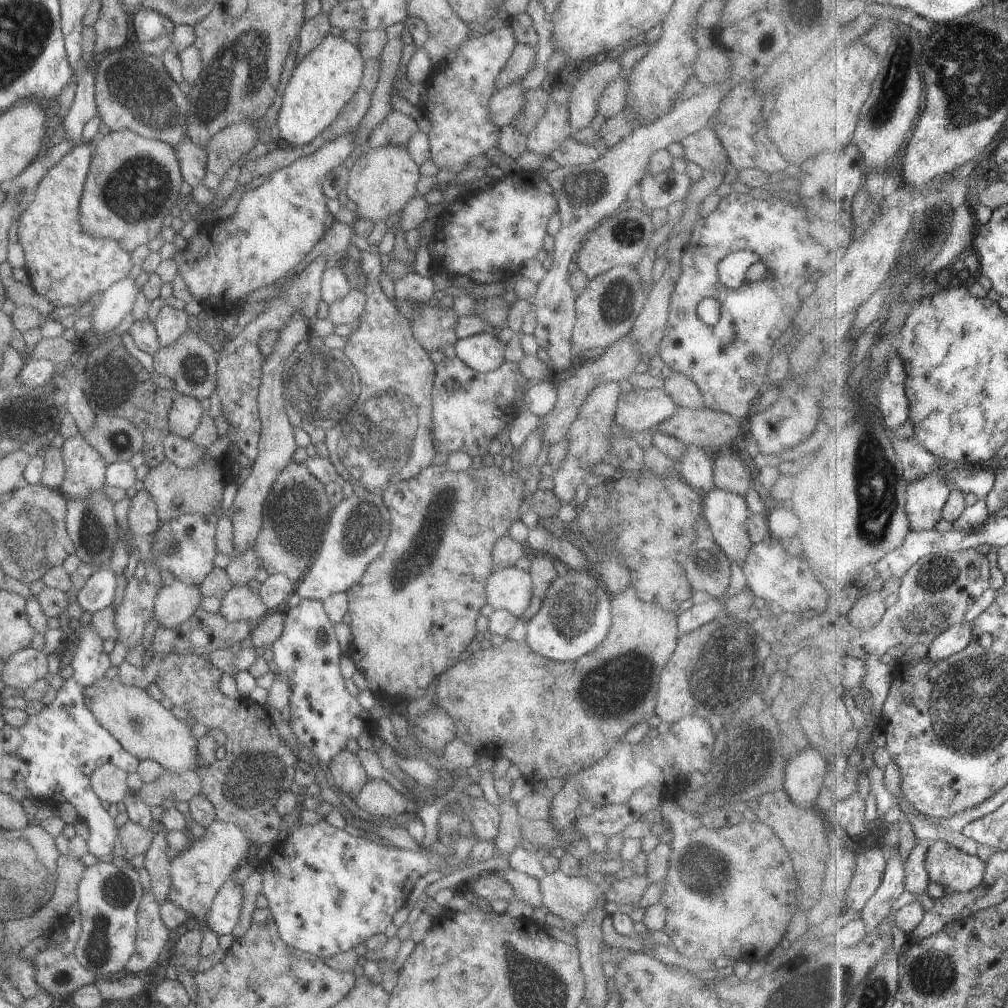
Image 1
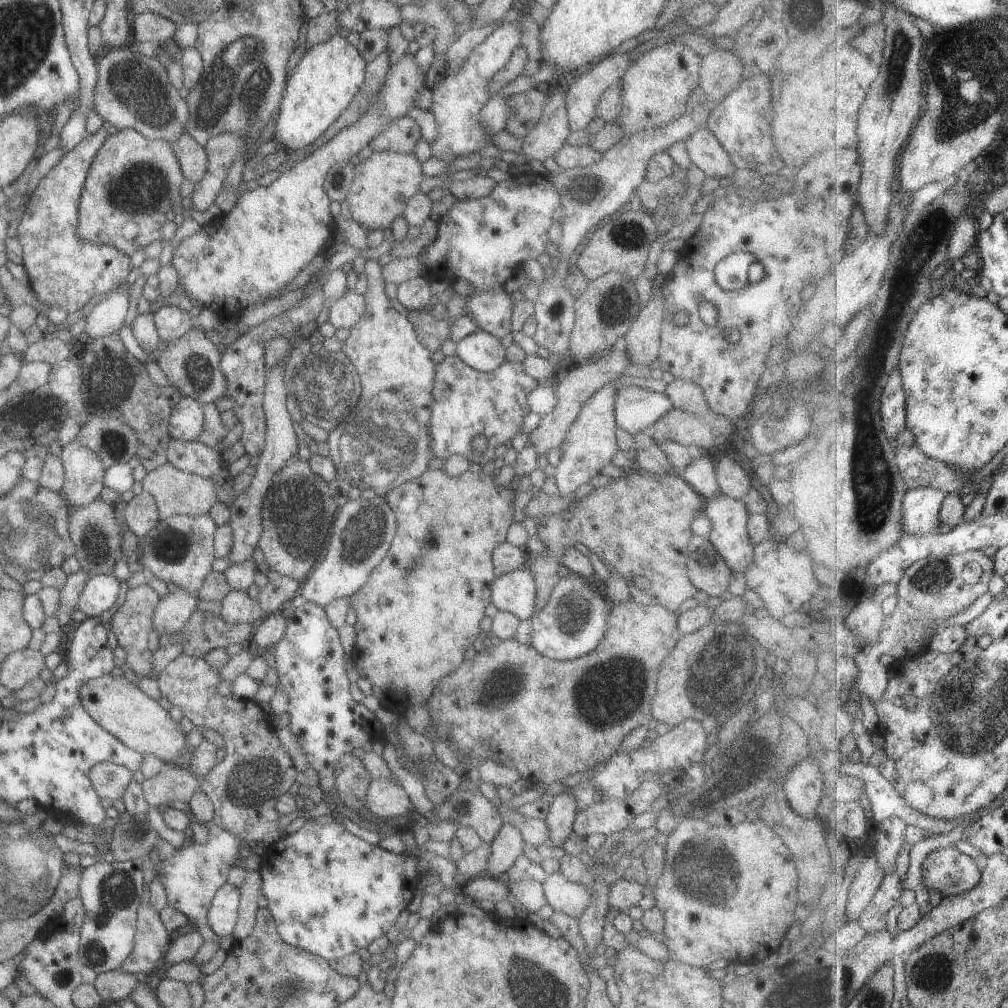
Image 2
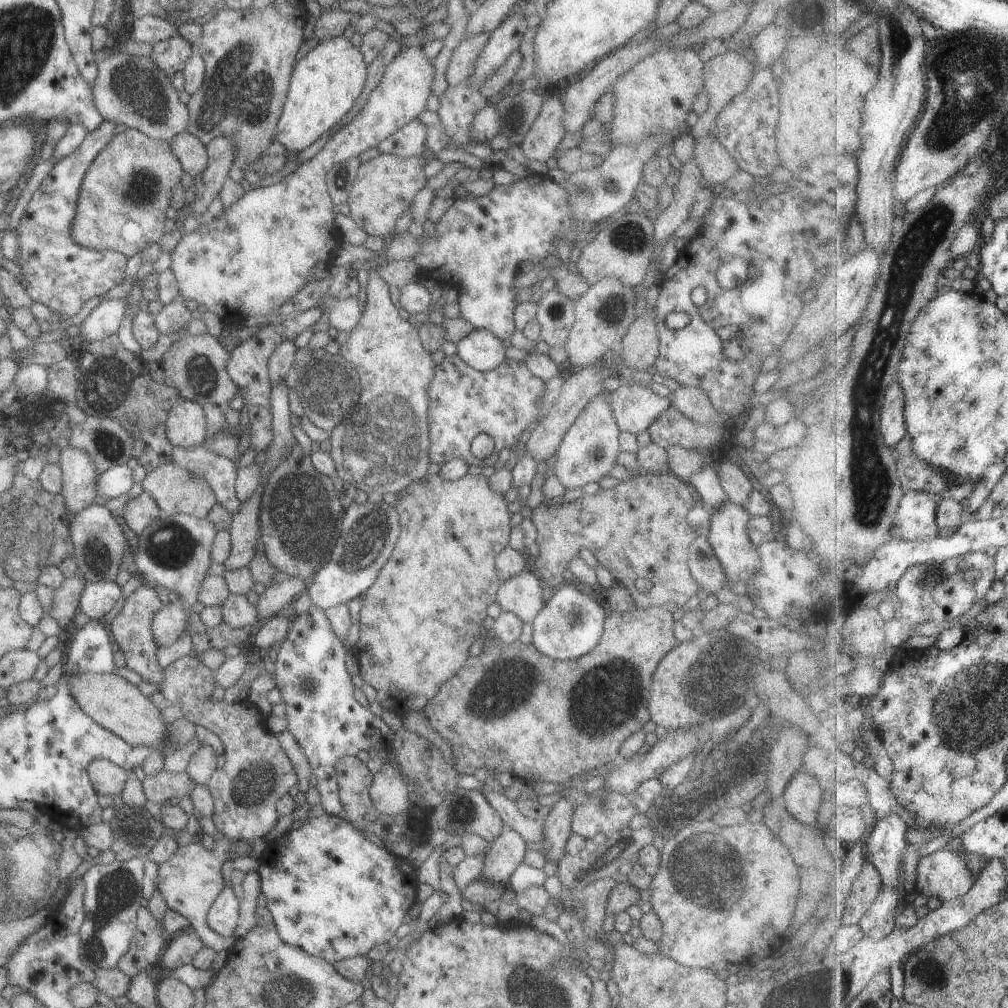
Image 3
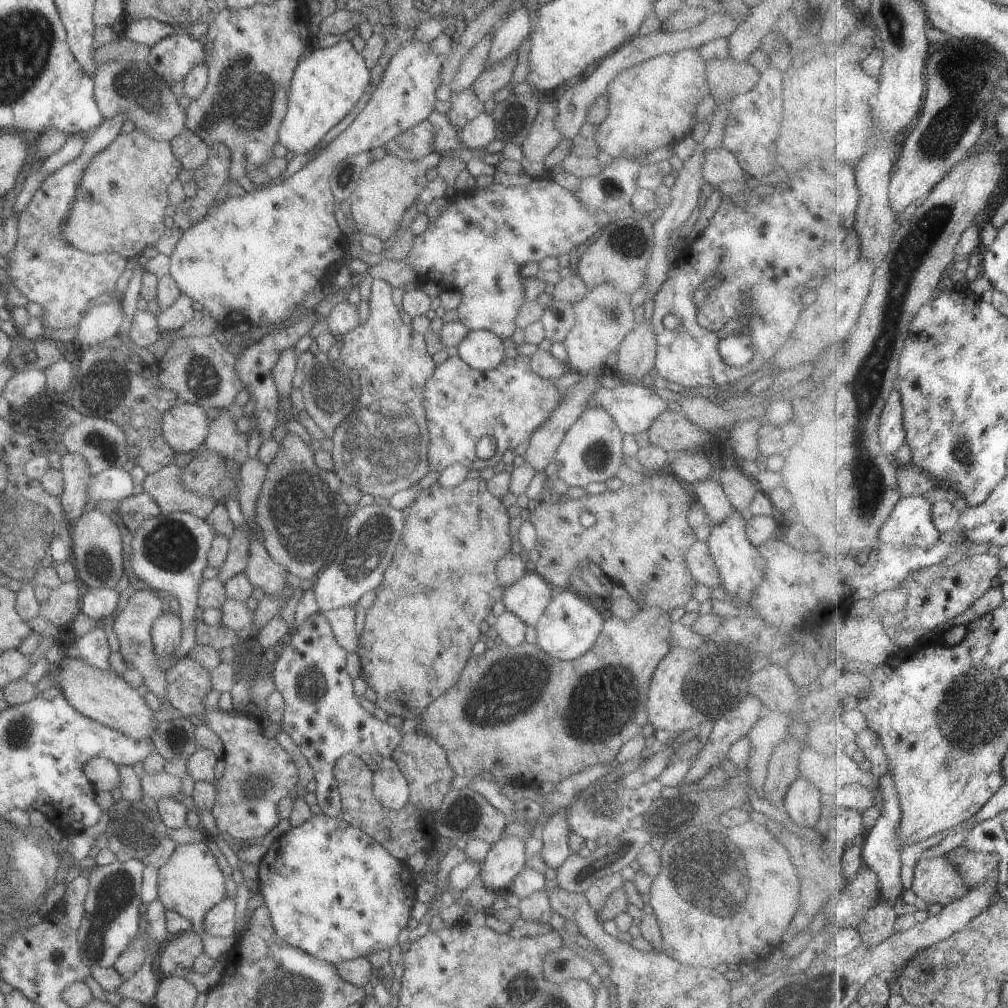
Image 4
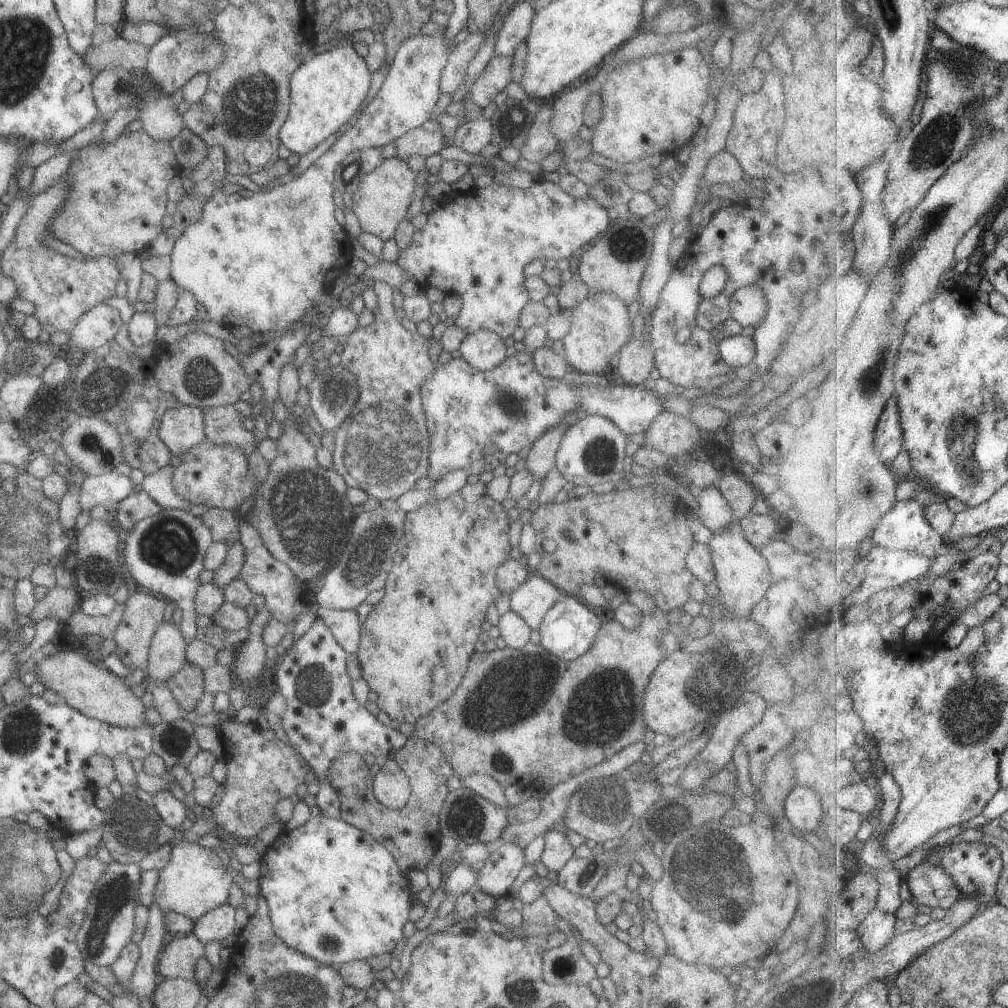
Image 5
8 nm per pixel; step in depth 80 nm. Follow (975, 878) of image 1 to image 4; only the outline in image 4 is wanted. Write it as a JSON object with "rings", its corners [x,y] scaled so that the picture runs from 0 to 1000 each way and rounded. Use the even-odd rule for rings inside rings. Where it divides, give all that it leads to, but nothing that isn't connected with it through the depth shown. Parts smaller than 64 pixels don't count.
{"rings":[[[937,848],[912,854],[905,884],[920,897],[932,897],[937,901],[955,891],[962,883],[949,860]]]}

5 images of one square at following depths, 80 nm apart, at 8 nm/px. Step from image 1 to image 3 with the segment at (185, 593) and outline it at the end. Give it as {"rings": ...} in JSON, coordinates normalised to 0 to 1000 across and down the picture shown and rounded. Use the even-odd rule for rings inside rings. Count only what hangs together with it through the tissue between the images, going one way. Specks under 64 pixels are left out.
{"rings":[[[177,593],[175,597],[161,600],[152,611],[149,619],[150,630],[156,644],[160,644],[174,635],[183,627],[187,614],[187,606],[182,603],[182,597]]]}

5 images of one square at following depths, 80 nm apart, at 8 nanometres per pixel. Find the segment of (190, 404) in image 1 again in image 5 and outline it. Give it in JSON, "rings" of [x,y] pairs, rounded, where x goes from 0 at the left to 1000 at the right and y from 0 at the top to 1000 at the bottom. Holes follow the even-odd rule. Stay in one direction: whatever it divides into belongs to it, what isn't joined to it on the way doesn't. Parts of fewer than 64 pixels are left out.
{"rings":[[[177,400],[161,411],[155,430],[170,451],[177,453],[202,436],[200,408],[197,404]]]}

